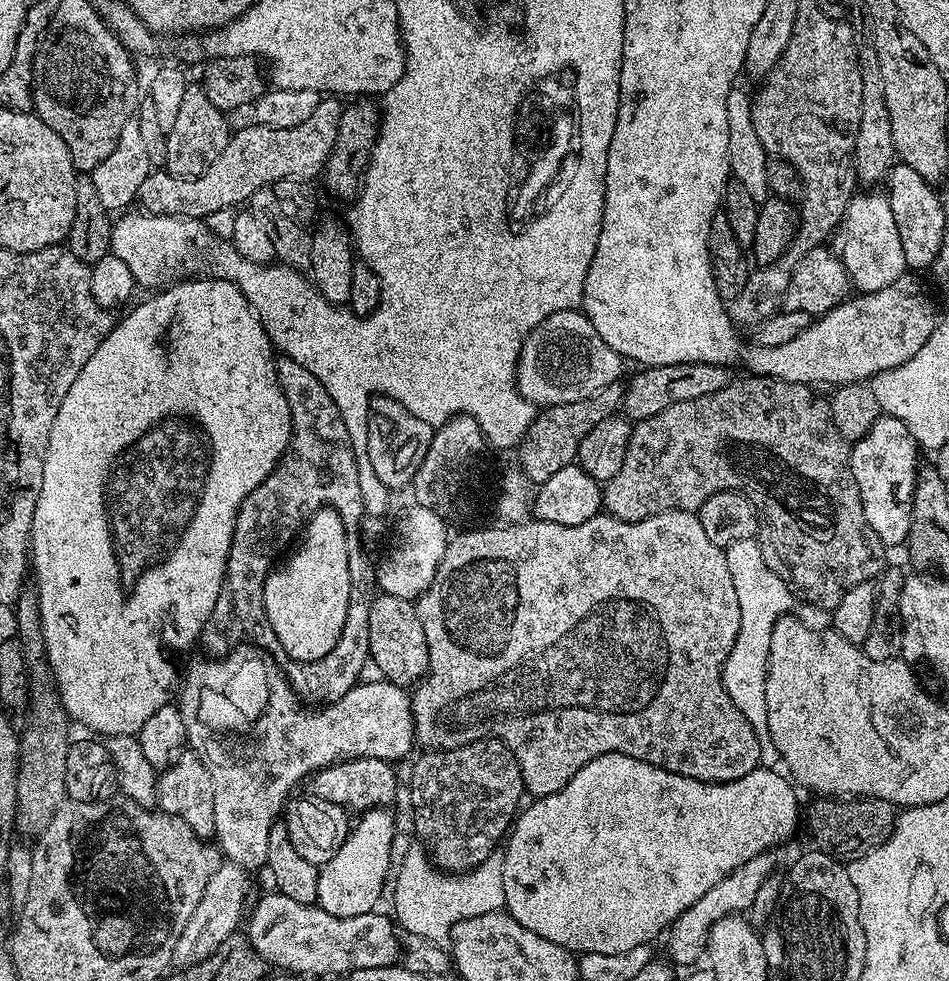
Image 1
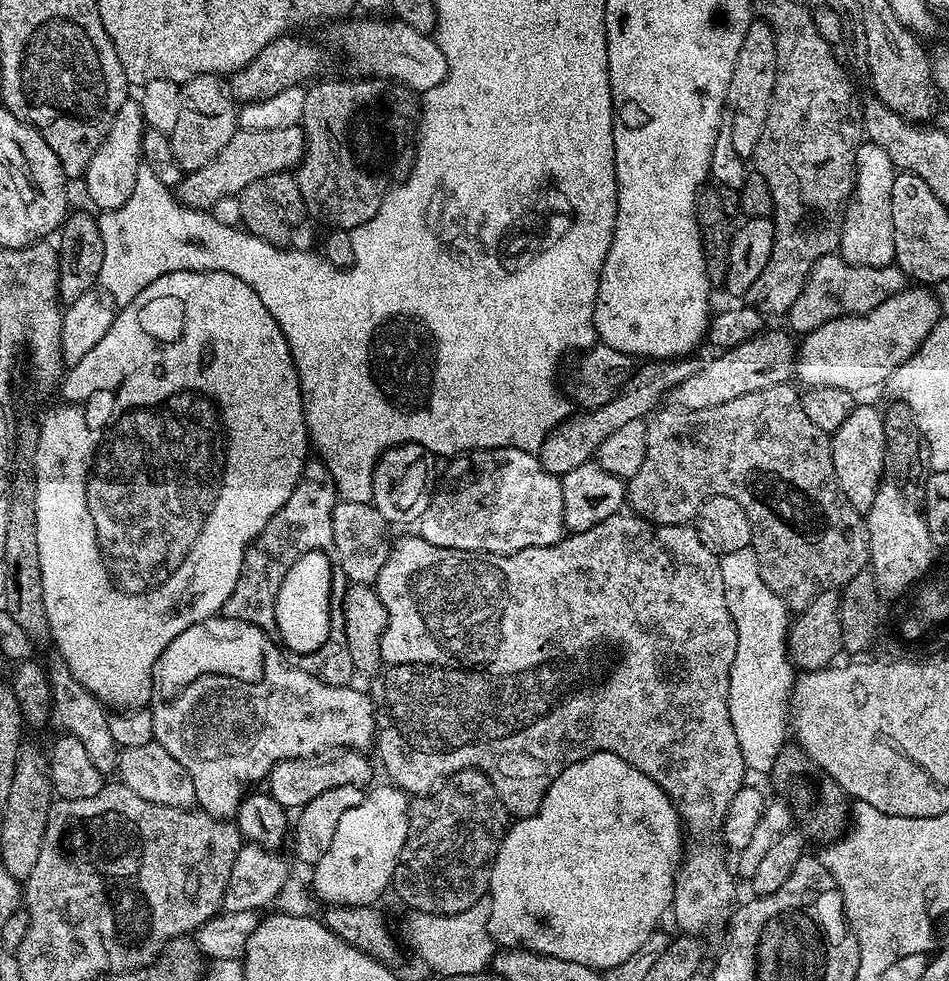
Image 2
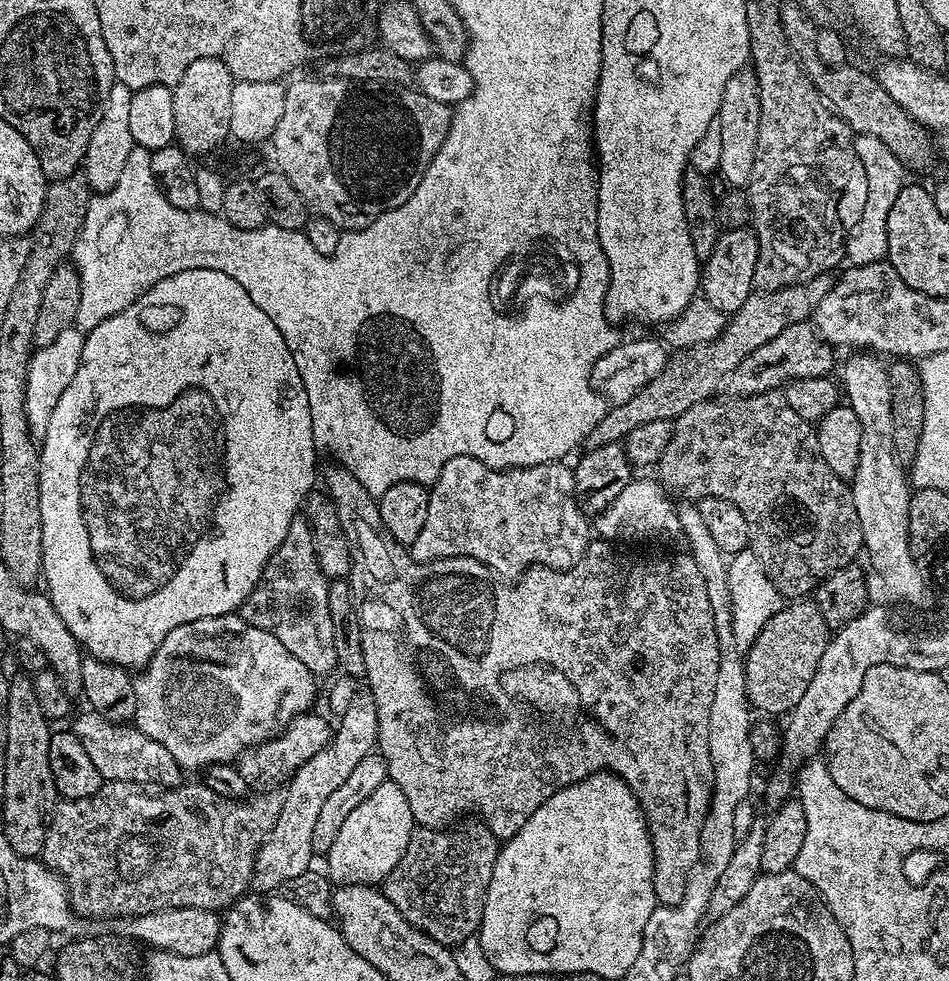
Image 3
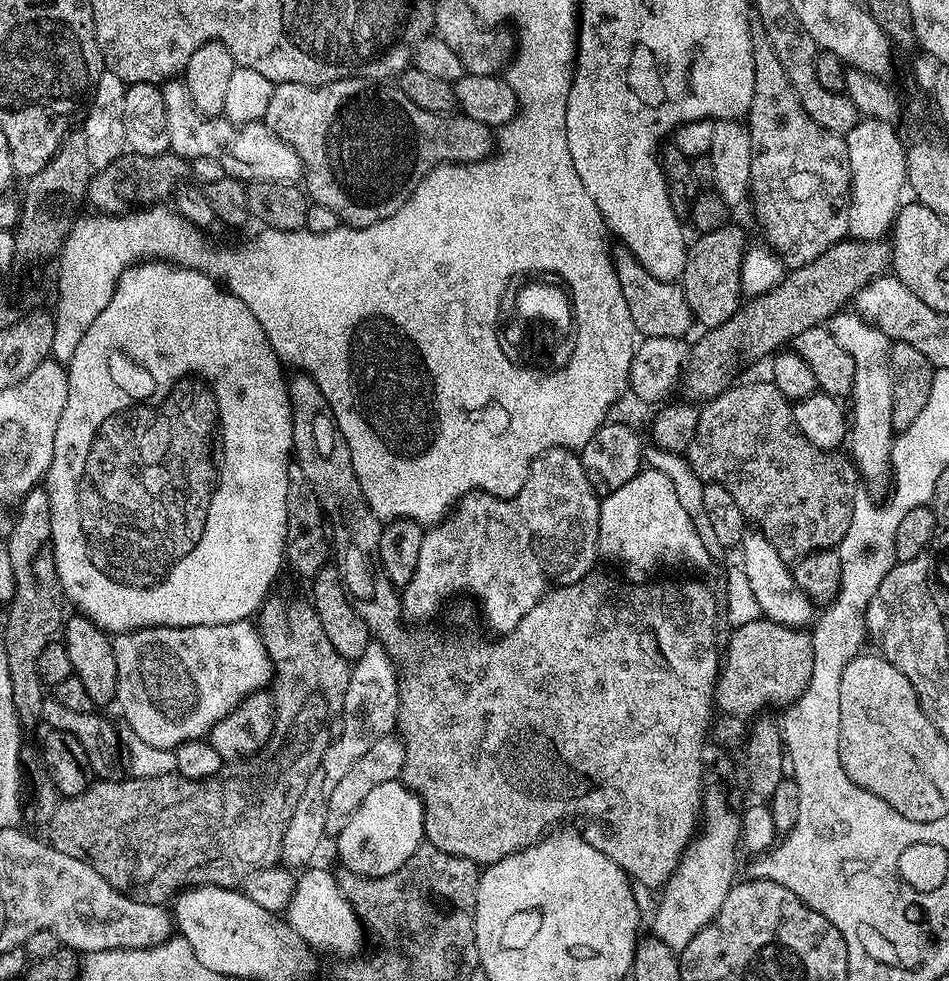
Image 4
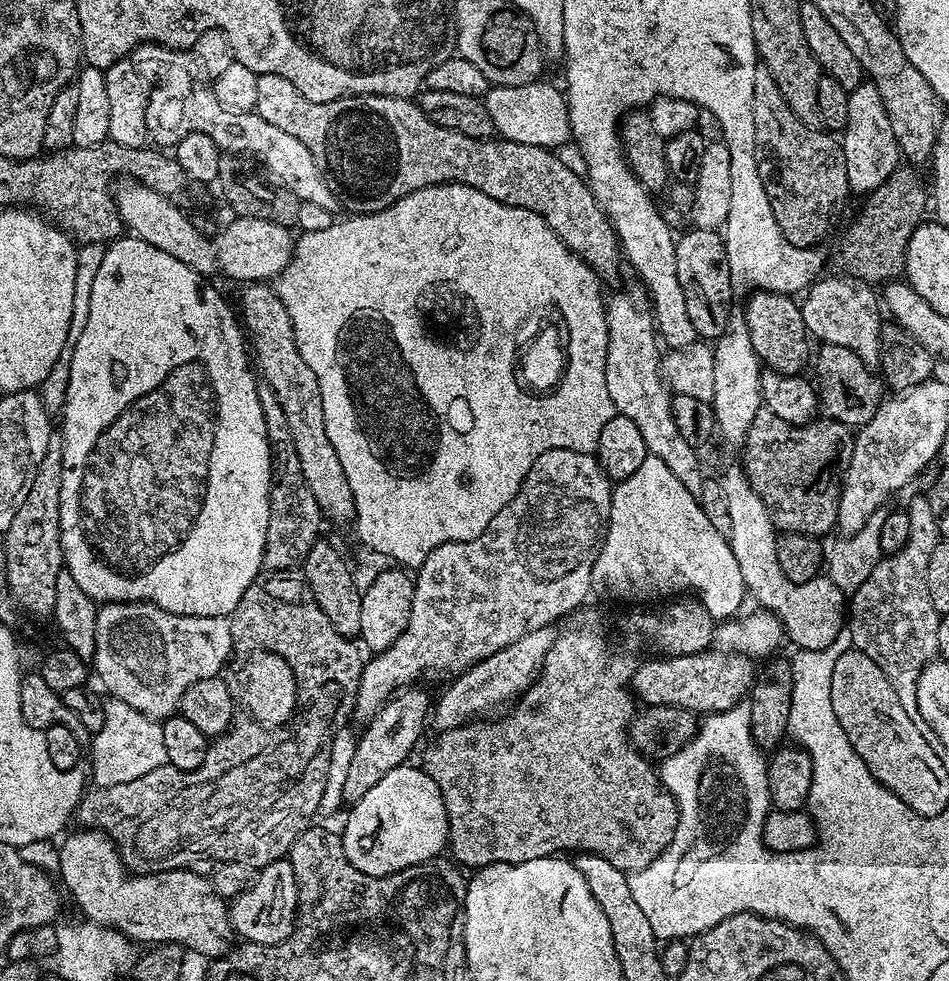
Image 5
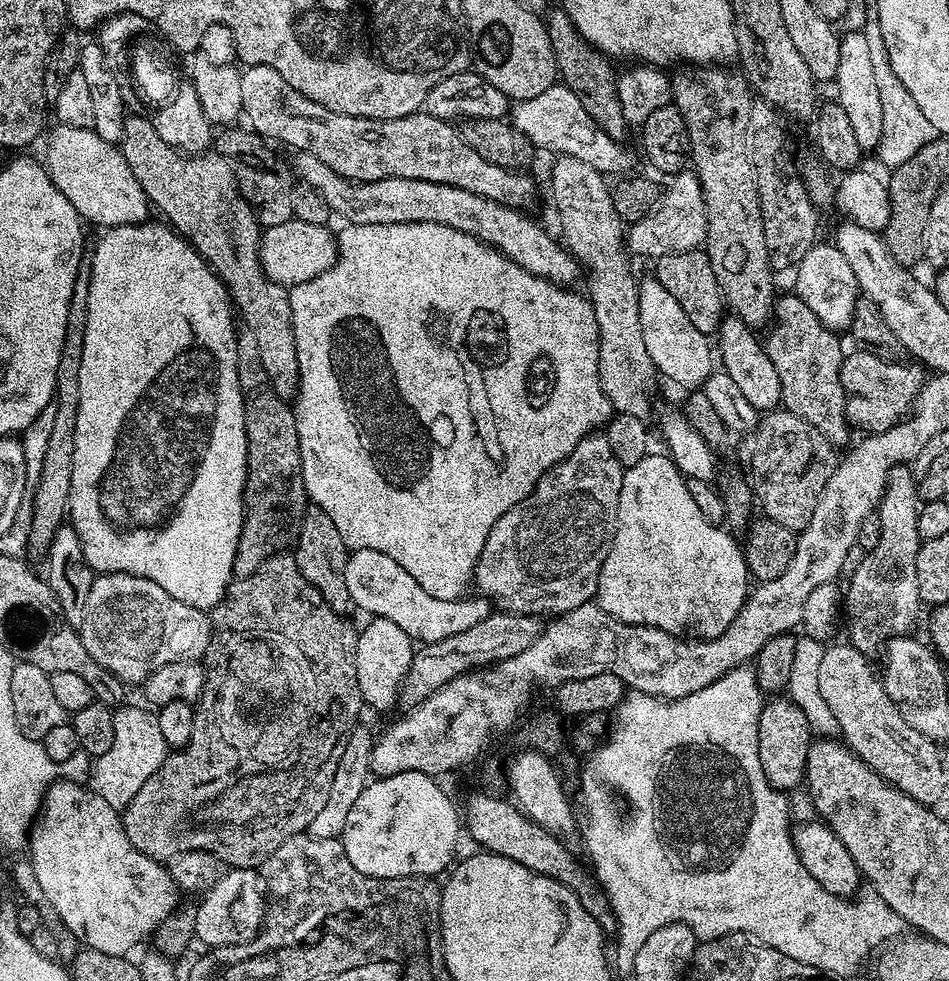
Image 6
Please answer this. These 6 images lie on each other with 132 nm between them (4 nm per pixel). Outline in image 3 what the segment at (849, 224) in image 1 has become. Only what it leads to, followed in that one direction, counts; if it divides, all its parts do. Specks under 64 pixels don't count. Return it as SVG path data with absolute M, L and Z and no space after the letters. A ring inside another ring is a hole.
M856 136L856 159L859 171L864 171L864 205L860 208L860 217L847 229L844 237L844 254L847 263L852 266L876 266L887 257L886 218L890 214L890 206L894 206L894 198L904 189L906 169L894 154L890 154L890 146L878 142L878 138Z

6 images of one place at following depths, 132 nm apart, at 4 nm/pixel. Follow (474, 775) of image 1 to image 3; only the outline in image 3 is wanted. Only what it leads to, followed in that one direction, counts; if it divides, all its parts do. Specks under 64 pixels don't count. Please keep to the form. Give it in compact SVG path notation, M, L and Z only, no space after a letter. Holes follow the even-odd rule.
M475 823L443 830L413 827L406 854L382 885L384 896L394 902L402 918L439 944L457 946L480 931L484 899L502 844L485 824Z

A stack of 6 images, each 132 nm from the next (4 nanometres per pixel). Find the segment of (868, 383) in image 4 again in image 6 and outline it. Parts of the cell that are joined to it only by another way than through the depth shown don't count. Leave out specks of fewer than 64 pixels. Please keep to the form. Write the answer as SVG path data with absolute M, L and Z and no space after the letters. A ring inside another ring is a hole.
M817 242L801 258L799 264L795 265L794 272L796 272L795 294L814 310L820 322L837 334L843 333L843 328L844 331L851 329L854 306L857 300L861 299L862 293L854 278L854 270L850 270L842 250L838 250L832 242L828 244Z

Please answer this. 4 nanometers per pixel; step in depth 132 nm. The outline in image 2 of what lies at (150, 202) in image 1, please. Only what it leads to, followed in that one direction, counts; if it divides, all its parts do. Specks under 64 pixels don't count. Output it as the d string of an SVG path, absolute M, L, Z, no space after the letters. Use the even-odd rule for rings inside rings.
M300 126L286 130L238 130L207 166L183 173L174 195L188 208L210 210L219 199L235 196L246 186L263 182L270 174L295 169L304 156L305 147L306 133Z

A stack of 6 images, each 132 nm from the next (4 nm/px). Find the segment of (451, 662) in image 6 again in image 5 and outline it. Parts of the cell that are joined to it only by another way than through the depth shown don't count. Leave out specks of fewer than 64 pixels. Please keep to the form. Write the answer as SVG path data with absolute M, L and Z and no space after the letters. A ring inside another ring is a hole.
M420 686L401 688L388 700L382 710L372 720L367 721L364 733L360 732L354 746L354 758L348 769L347 779L343 785L343 803L351 806L359 802L381 778L386 778L390 770L409 763L412 751L424 732L424 719L430 716L430 700Z

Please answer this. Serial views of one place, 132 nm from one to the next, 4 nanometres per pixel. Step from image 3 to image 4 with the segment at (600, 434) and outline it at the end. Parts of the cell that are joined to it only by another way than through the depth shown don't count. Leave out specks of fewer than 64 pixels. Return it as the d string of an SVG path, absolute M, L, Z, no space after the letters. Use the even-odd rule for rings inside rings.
M845 238L830 246L814 262L804 264L800 268L792 268L785 275L776 287L768 292L763 292L761 296L753 296L741 307L739 312L732 315L729 320L722 322L722 326L709 328L703 334L704 337L695 345L691 345L688 353L688 363L684 366L682 373L682 392L689 401L707 402L713 400L718 394L722 394L733 383L732 374L738 364L738 356L745 356L748 360L760 360L771 357L777 350L791 345L792 339L802 330L821 327L830 317L845 307L844 304L851 301L857 294L871 284L872 281L880 279L891 269L892 250L887 239L879 240L854 240Z

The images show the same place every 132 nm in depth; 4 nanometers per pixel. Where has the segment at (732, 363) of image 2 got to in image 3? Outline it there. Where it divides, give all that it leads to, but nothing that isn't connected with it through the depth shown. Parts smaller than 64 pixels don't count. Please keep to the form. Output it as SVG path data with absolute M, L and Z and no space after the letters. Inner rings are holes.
M811 323L786 326L782 334L770 338L766 346L758 346L754 354L749 354L743 362L738 362L736 369L727 378L726 388L732 391L729 393L733 397L754 396L757 392L783 389L790 380L828 376L831 368L837 367L836 356L832 352L835 352L833 345L828 344L818 335Z

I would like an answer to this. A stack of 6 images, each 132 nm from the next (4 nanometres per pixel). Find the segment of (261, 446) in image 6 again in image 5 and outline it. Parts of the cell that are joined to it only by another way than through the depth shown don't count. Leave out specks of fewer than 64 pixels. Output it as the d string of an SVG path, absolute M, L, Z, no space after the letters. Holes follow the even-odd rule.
M259 385L262 414L266 418L268 445L272 448L272 489L270 494L270 522L266 526L266 550L264 568L270 572L292 572L303 565L310 546L321 539L322 517L306 478L302 478L302 462L298 462L298 450L294 450L294 438L290 438L290 426L286 426L286 414L278 406L278 398L270 388Z

